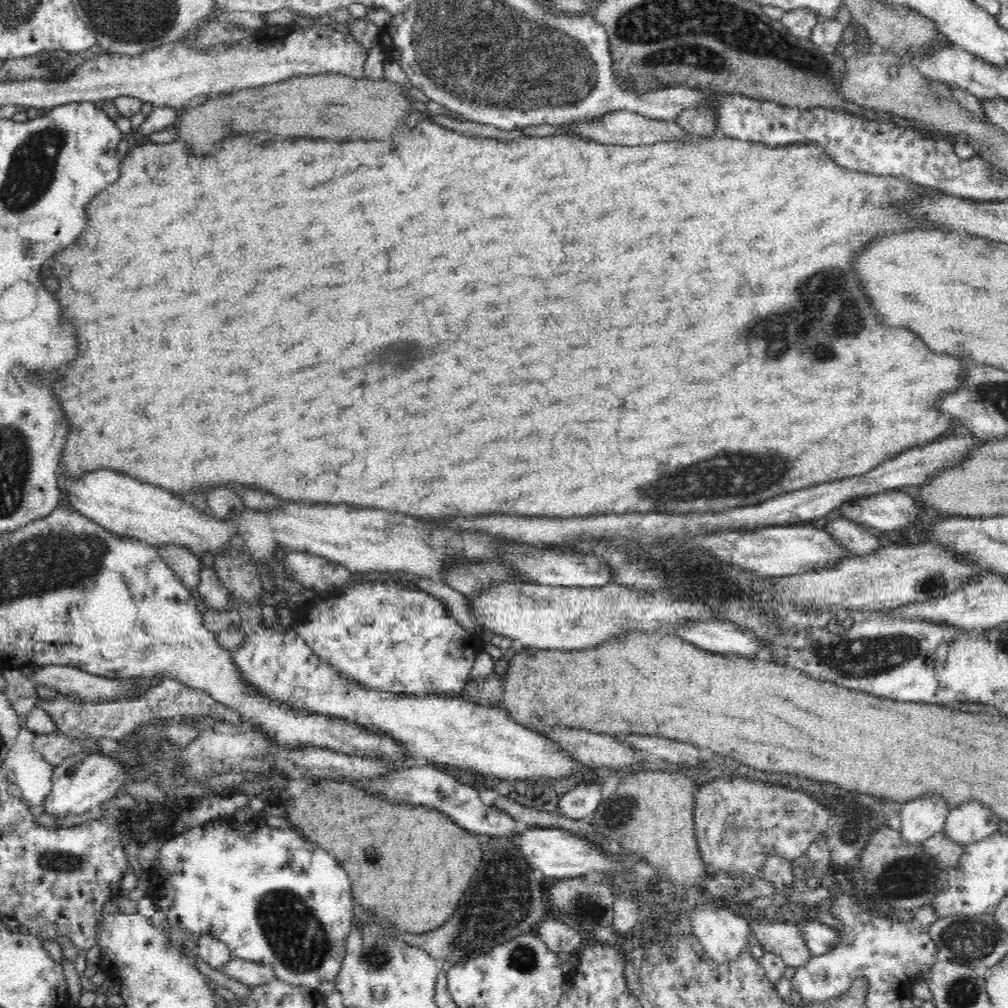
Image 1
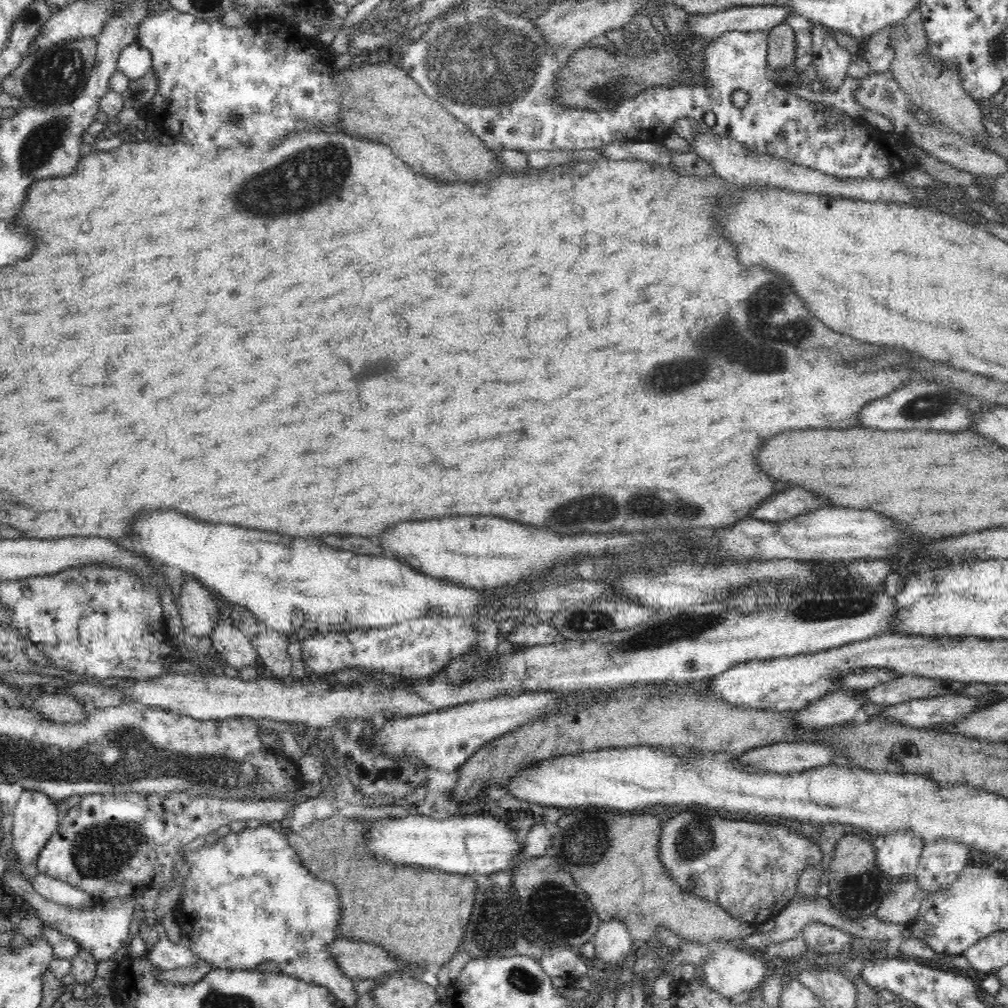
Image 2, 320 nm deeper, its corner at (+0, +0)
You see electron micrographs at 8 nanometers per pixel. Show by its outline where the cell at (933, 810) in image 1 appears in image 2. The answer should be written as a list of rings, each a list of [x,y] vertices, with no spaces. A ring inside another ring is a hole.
[[[900,831],[877,837],[874,842],[876,867],[882,875],[888,875],[890,884],[898,883],[902,877],[914,875],[919,865],[924,843],[920,836]]]

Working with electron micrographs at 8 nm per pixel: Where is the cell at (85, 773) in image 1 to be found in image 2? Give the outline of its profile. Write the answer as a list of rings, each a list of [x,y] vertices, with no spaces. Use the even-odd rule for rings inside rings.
[[[24,789],[16,801],[14,808],[12,844],[10,857],[19,862],[21,866],[27,866],[36,862],[38,855],[42,852],[43,846],[50,840],[50,837],[58,828],[58,808],[55,802],[46,793]]]

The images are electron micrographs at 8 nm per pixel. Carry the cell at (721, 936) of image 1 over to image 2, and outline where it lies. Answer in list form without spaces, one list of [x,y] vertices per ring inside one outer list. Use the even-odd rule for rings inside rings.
[[[730,942],[730,946],[726,945],[721,949],[713,946],[707,962],[702,965],[703,982],[718,995],[729,999],[744,993],[756,995],[759,994],[766,978],[765,963],[766,958],[763,955],[740,949],[739,945],[735,945],[735,943]]]

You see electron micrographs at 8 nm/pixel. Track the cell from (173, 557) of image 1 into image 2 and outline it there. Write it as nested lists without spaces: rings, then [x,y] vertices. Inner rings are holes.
[[[196,579],[187,580],[181,587],[177,608],[184,634],[194,634],[198,639],[211,638],[221,616],[219,606]]]

